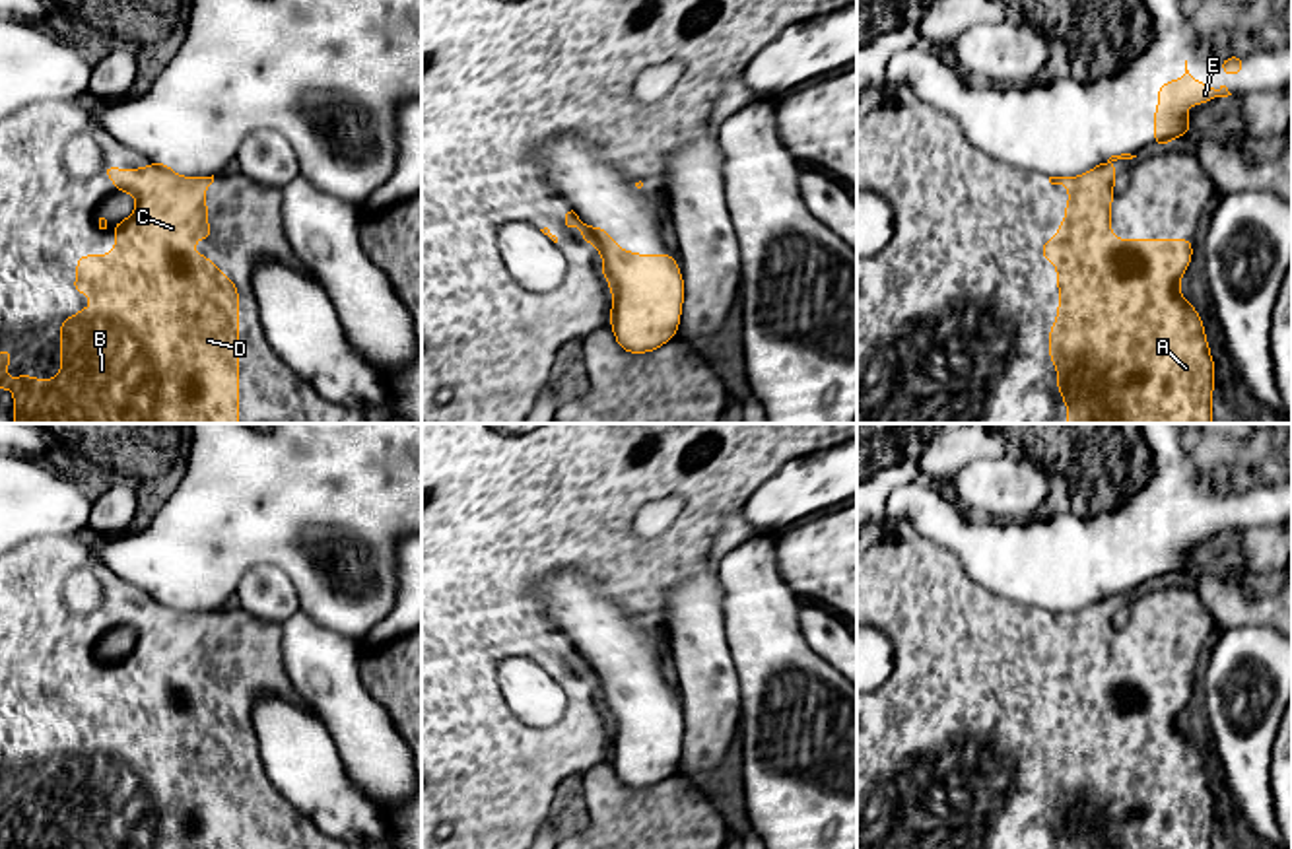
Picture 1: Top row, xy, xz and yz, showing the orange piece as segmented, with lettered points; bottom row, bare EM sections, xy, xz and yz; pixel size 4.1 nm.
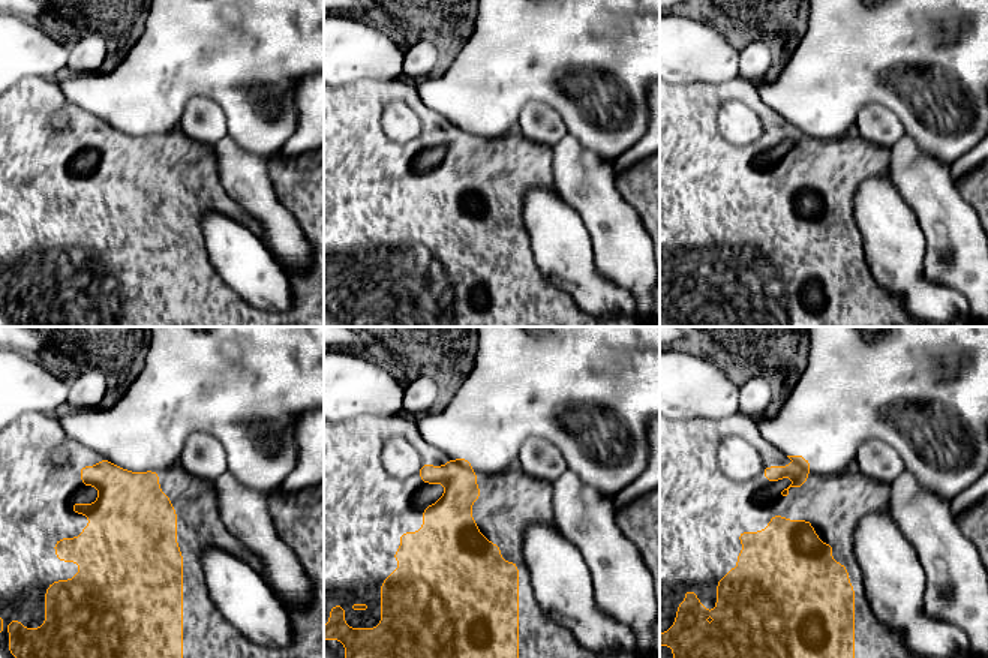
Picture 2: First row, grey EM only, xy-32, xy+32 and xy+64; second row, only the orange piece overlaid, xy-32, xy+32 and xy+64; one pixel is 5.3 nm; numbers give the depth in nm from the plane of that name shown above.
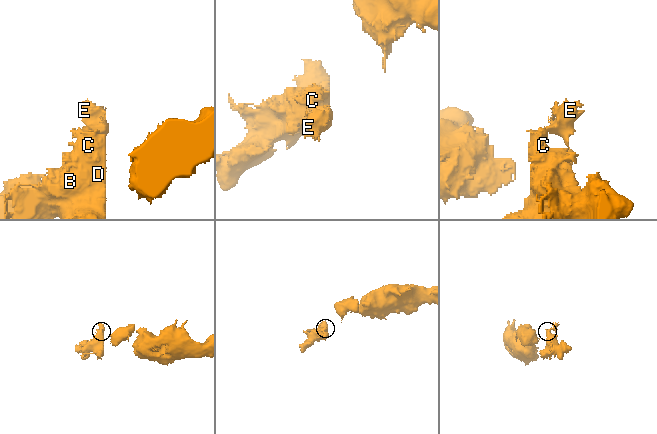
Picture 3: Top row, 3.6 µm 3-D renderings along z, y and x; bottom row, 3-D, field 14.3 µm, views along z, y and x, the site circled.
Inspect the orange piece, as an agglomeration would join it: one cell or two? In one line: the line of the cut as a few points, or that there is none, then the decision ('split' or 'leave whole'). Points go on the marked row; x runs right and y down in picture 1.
xz (591, 228), (597, 245) | split

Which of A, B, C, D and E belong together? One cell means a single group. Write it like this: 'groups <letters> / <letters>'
groups A B C D / E

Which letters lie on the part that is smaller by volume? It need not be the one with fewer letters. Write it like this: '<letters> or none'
E

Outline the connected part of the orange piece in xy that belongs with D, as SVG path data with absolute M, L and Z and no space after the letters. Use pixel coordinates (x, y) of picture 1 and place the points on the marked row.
M107 163L101 177L111 177L115 192L132 192L138 202L128 220L115 223L115 251L111 255L82 255L76 260L74 293L89 293L91 307L80 309L74 317L60 321L60 377L31 379L23 371L17 379L6 377L6 365L14 359L10 348L0 350L0 392L14 389L14 422L16 424L239 424L239 288L206 256L192 251L196 239L214 239L208 227L208 202L202 194L214 183L212 177L181 177L163 171L155 163L142 169L117 169Z

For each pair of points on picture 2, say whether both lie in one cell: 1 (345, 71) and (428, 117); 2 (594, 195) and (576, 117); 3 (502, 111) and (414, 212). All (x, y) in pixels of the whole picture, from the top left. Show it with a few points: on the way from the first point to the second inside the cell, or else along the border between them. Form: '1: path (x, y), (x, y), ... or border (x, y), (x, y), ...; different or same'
1: border (396, 80), (357, 80), (339, 87); different
2: border (567, 132), (582, 146), (612, 164); different
3: border (514, 128), (494, 138), (471, 134); different

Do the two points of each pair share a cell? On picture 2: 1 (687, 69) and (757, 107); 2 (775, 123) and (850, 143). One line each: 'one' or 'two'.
1: two
2: one

